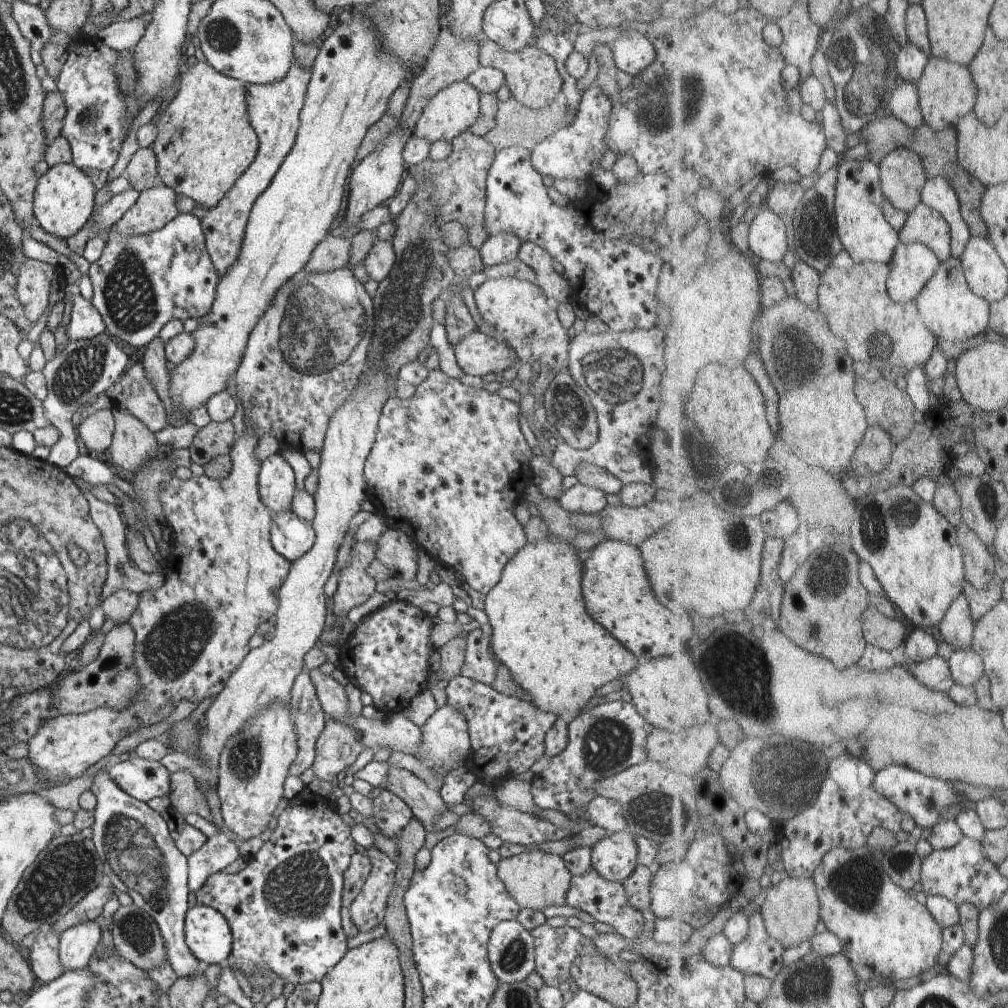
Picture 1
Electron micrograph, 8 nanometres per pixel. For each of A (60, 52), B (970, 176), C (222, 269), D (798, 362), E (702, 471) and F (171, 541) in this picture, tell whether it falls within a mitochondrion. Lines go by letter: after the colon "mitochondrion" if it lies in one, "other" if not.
A: other
B: other
C: other
D: mitochondrion
E: other
F: other

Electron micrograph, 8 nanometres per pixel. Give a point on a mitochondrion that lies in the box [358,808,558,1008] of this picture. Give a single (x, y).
(513, 956)

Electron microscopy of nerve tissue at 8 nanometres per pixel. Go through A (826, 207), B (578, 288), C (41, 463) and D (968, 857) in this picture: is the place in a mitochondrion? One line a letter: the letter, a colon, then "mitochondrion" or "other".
A: mitochondrion
B: other
C: other
D: other

